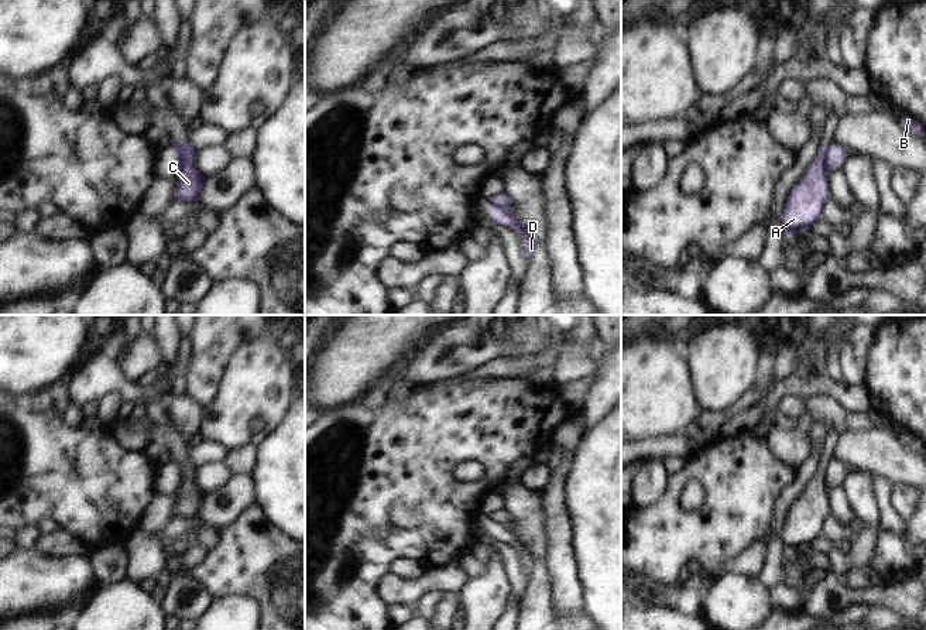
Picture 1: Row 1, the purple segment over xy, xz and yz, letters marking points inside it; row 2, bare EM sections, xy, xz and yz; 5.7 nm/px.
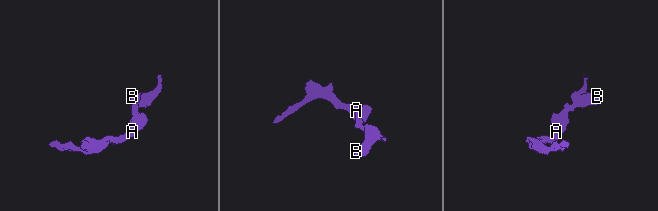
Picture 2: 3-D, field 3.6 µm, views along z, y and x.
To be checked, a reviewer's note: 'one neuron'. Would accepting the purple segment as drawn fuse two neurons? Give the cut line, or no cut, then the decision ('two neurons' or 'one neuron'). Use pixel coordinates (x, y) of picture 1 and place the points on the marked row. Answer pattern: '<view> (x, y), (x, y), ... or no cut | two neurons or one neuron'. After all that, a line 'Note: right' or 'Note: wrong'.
xz (491, 205), (508, 211) | two neurons
Note: wrong

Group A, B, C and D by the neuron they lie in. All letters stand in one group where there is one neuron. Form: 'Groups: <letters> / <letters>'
Groups: A C / B D

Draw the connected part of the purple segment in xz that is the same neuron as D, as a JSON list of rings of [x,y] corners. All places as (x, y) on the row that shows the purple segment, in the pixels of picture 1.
[[[490,206],[488,209],[490,218],[495,225],[503,225],[505,227],[511,227],[517,230],[524,239],[525,250],[531,258],[535,257],[539,240],[531,234],[528,227],[518,220],[514,212],[507,210],[504,208]]]

